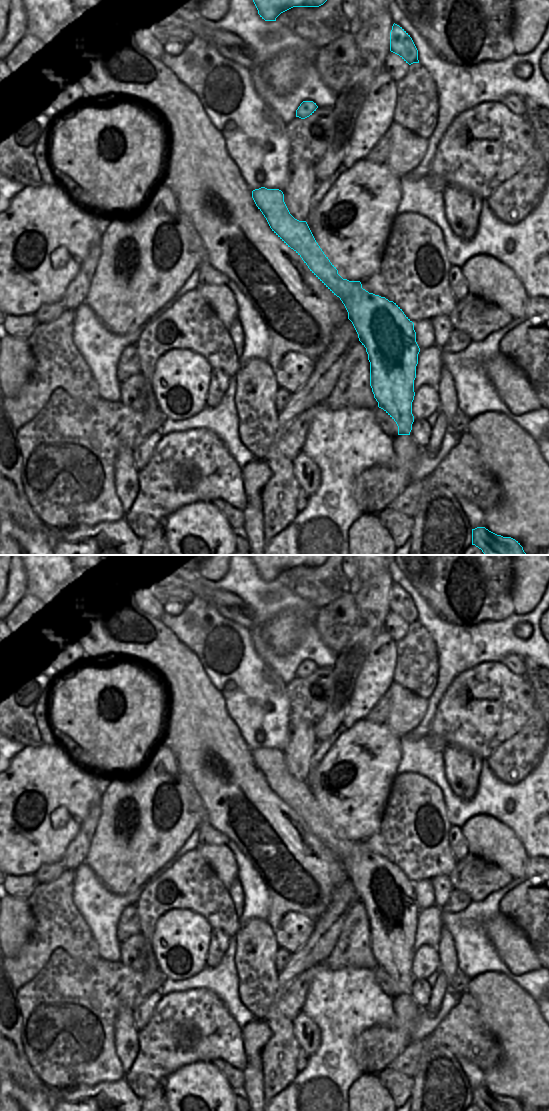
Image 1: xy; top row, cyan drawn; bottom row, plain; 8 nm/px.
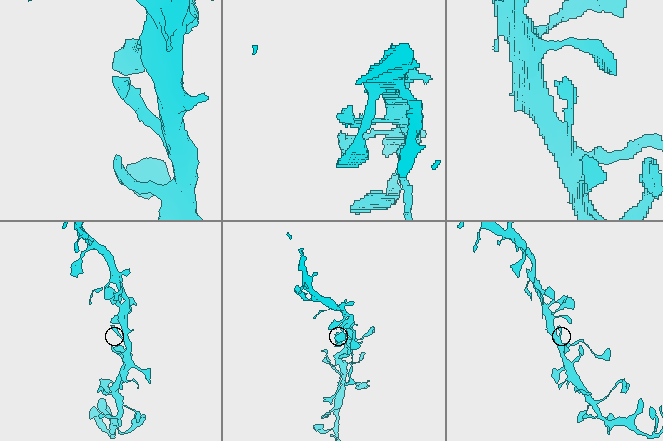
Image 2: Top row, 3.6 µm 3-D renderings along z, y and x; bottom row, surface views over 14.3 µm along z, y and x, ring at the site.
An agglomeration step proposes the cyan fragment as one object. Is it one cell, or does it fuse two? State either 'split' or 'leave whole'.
leave whole

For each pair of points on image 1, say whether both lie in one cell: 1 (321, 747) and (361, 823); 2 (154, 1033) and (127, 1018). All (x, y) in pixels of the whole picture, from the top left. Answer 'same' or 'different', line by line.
1: different
2: different

